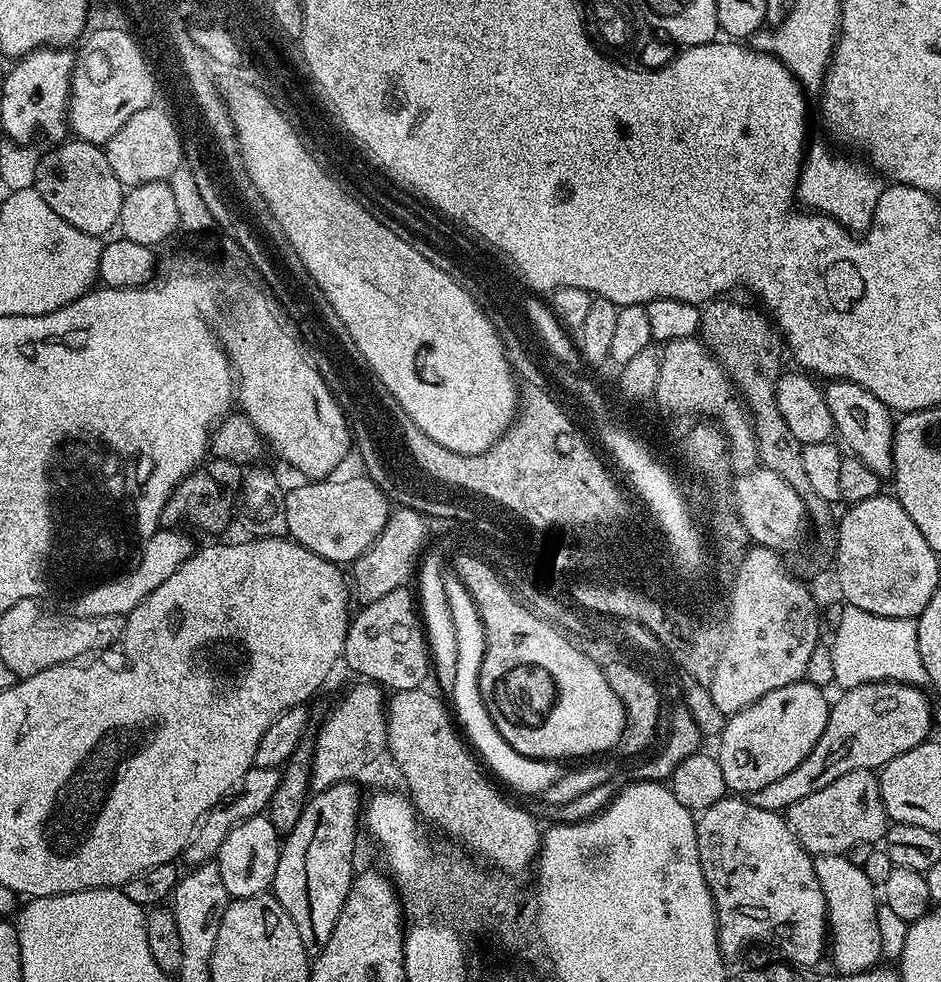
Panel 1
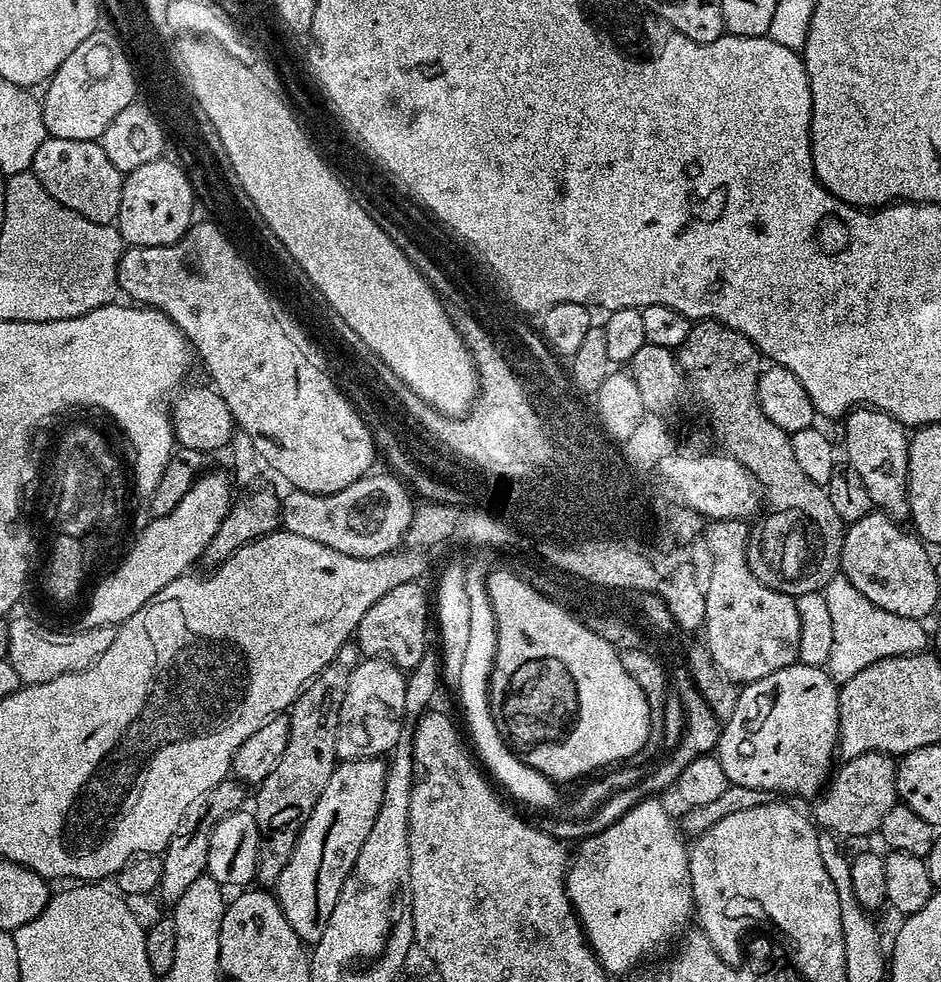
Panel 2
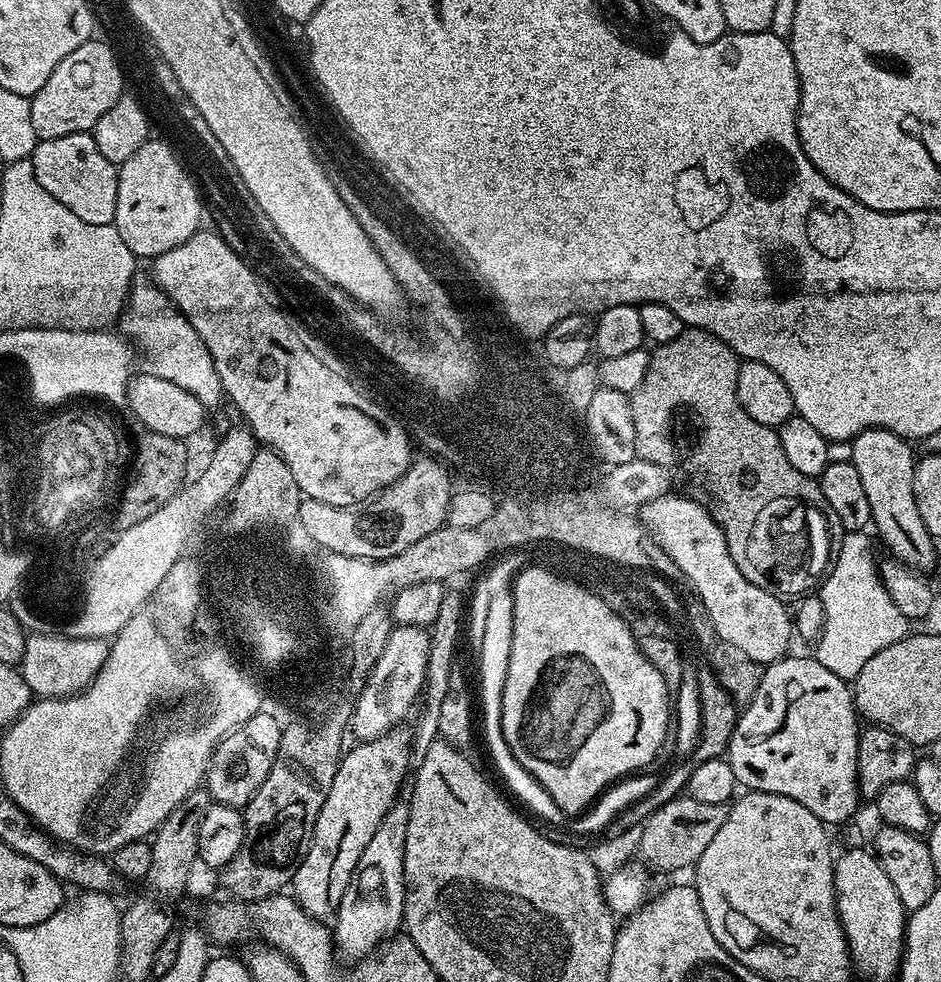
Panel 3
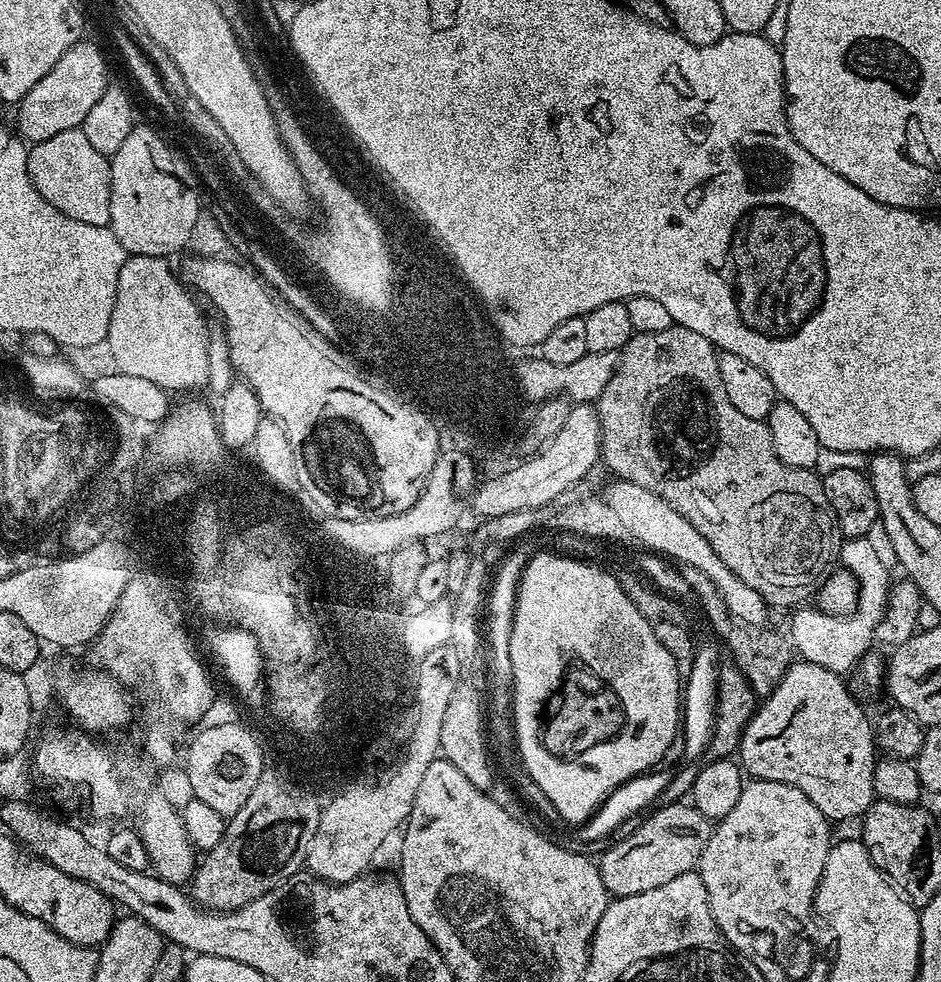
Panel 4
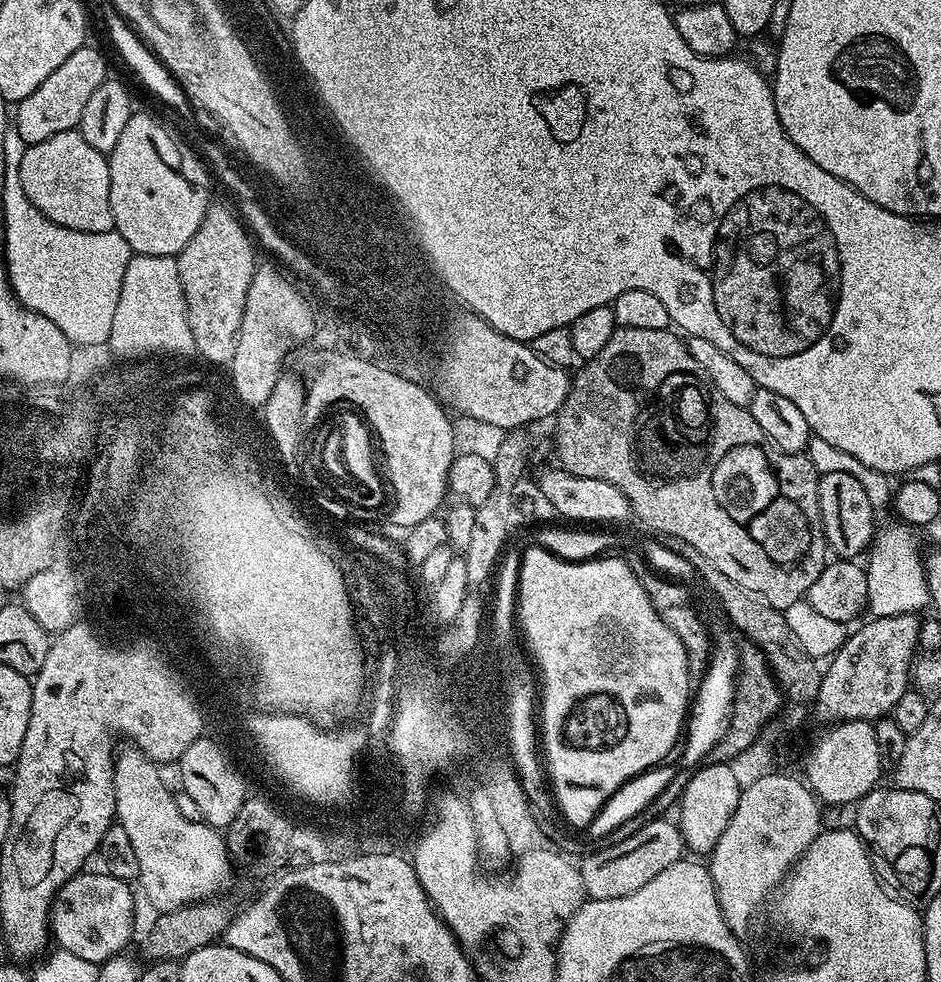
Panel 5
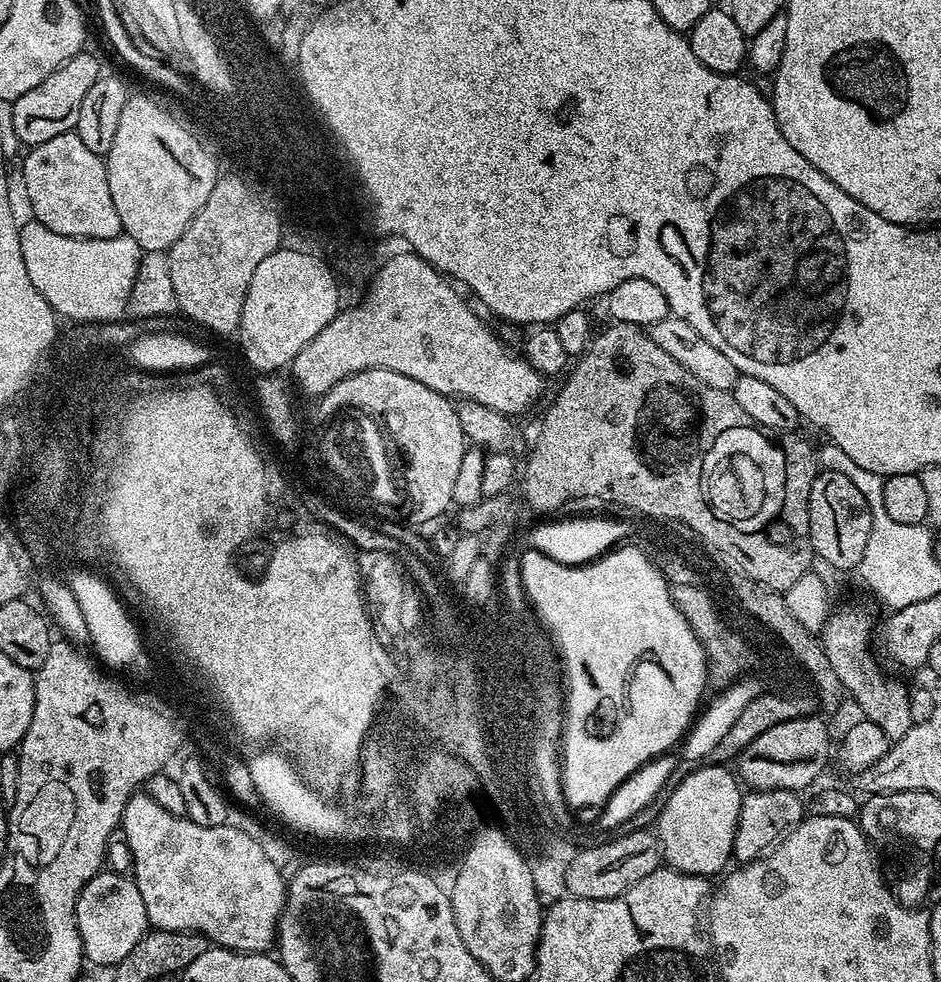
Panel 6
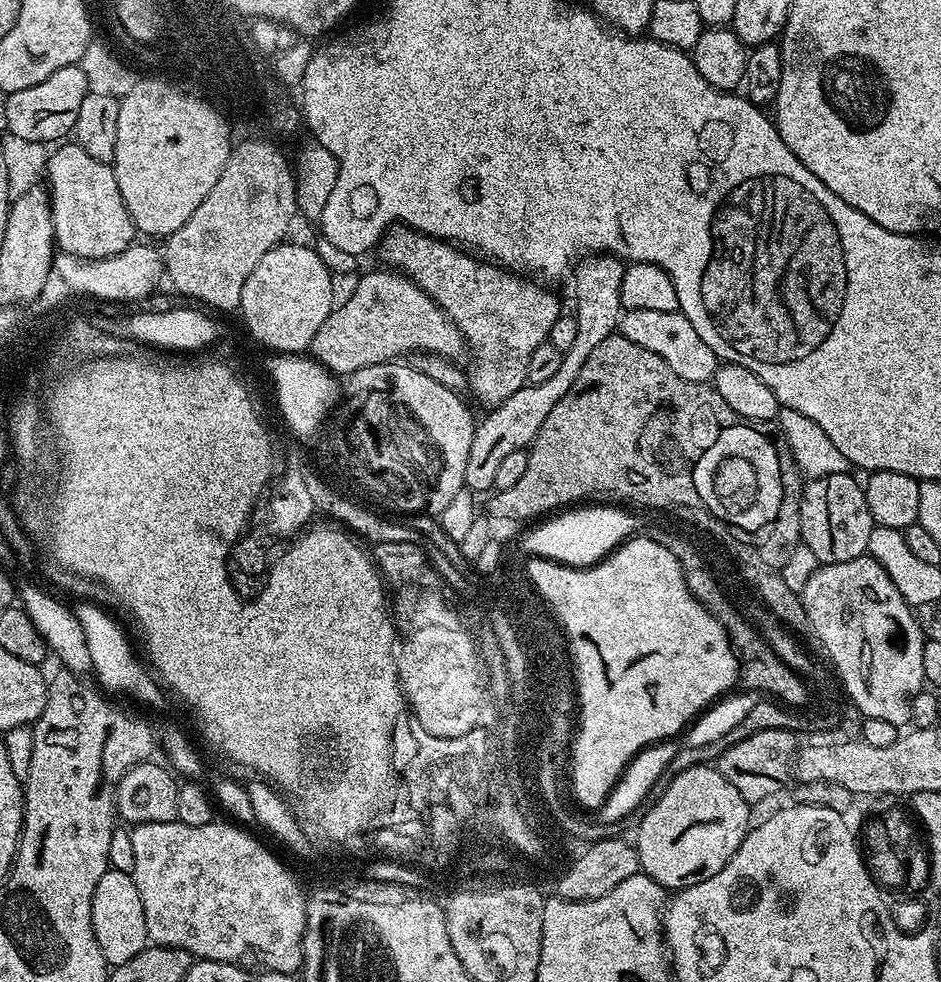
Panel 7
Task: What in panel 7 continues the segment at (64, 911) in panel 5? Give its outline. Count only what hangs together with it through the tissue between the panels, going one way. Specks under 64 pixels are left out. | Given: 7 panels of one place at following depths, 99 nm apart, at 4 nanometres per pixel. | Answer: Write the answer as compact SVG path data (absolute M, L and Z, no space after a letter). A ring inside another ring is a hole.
M109 868L106 874L102 874L102 878L98 878L98 886L94 886L92 895L92 925L94 938L98 938L98 946L102 946L102 954L109 966L130 962L134 954L149 947L146 910L131 872Z

